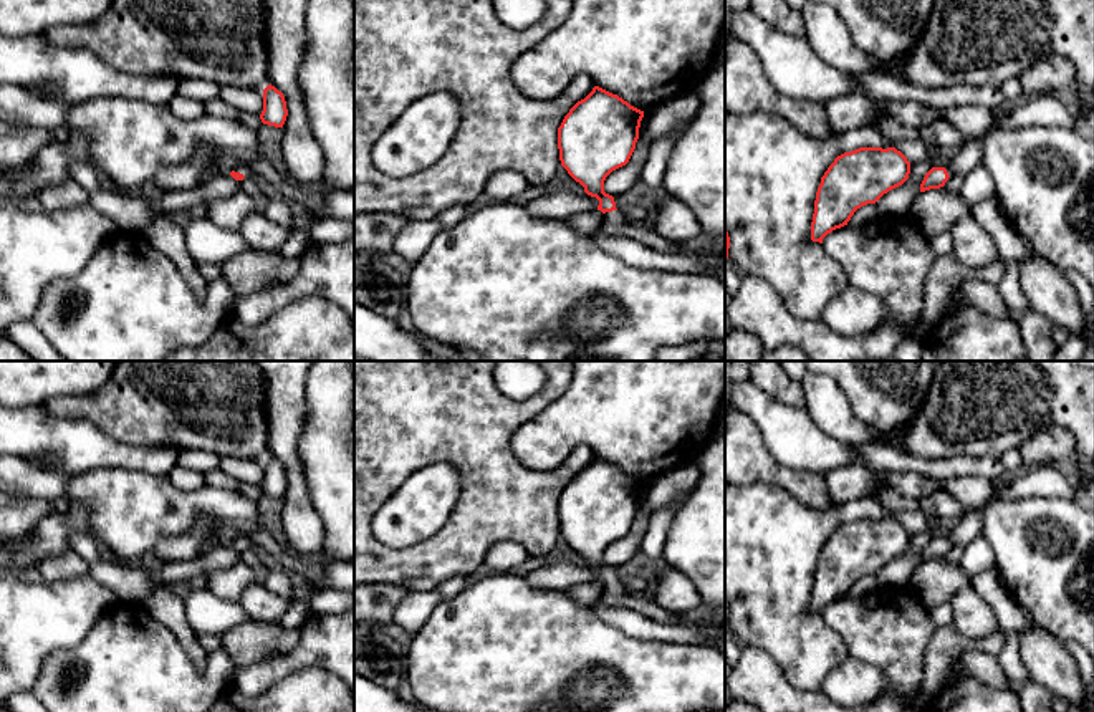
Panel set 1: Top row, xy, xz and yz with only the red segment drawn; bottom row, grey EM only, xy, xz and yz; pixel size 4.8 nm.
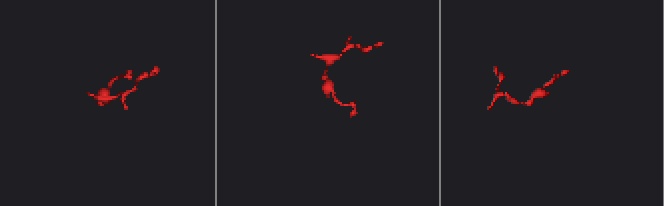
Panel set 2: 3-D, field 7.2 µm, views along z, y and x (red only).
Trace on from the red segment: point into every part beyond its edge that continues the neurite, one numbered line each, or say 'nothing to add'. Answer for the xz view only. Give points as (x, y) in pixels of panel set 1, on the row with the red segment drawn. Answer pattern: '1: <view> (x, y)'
1: xz (614, 222)

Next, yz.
1: yz (964, 159)

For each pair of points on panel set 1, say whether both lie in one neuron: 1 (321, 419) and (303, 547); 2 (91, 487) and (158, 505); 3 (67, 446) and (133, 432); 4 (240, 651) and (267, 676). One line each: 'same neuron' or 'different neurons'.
1: different neurons
2: same neuron
3: different neurons
4: different neurons

